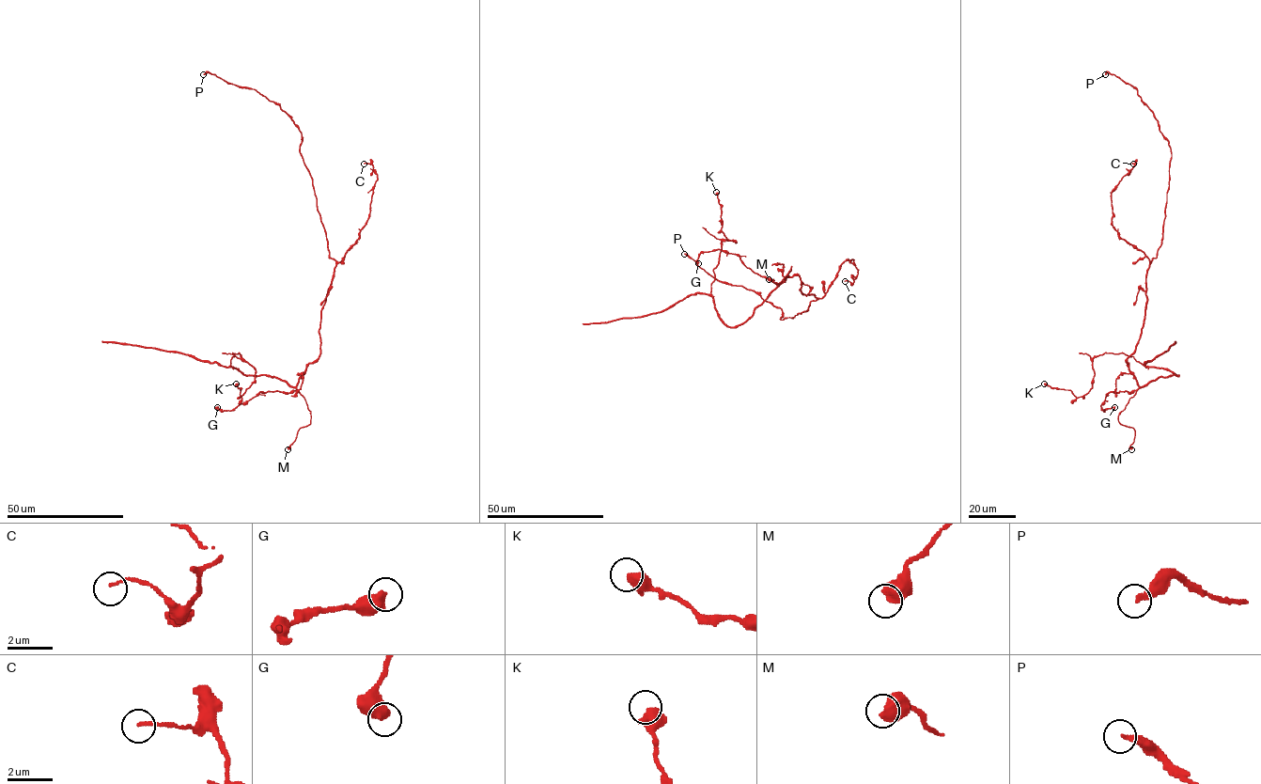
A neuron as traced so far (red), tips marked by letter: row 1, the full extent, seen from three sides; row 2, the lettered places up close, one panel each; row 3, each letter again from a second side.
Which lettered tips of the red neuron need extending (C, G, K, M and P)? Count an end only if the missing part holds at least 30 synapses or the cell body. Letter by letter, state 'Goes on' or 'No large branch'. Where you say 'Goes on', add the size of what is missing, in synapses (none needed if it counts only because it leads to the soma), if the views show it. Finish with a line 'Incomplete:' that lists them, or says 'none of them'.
C: No large branch
G: No large branch
K: No large branch
M: No large branch
P: No large branch
Incomplete: none of them

